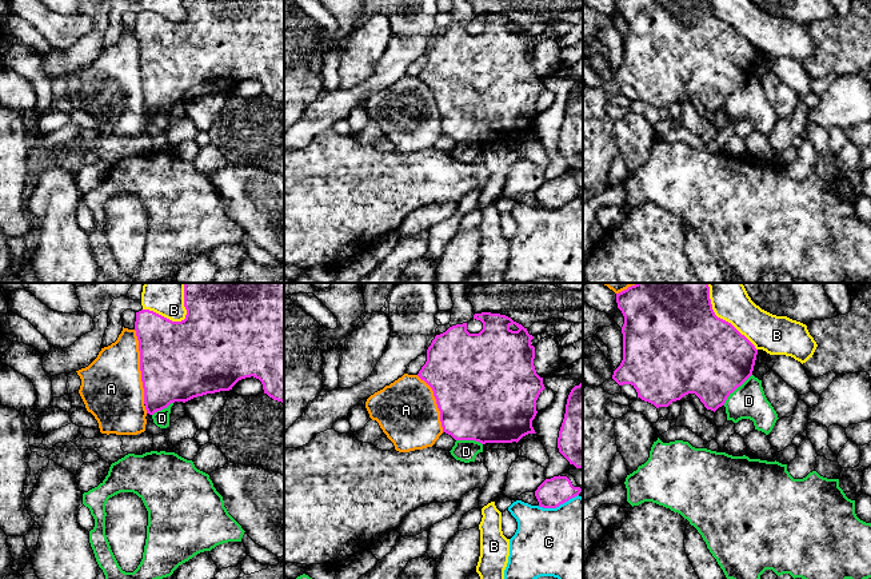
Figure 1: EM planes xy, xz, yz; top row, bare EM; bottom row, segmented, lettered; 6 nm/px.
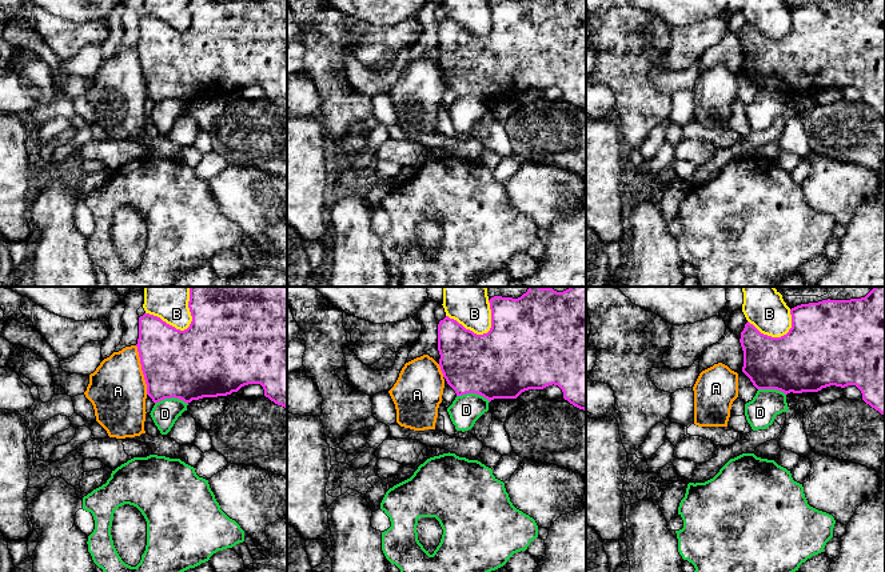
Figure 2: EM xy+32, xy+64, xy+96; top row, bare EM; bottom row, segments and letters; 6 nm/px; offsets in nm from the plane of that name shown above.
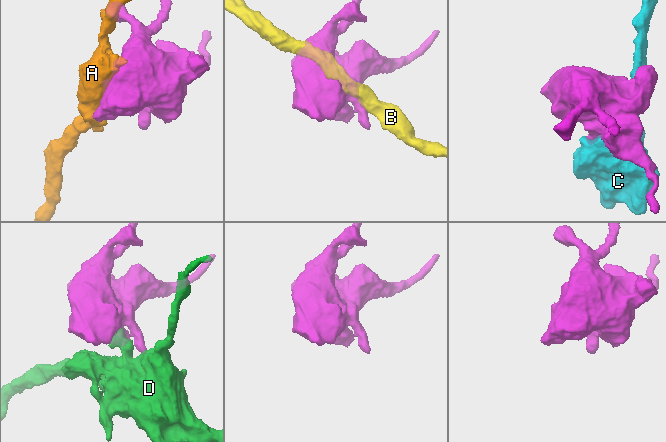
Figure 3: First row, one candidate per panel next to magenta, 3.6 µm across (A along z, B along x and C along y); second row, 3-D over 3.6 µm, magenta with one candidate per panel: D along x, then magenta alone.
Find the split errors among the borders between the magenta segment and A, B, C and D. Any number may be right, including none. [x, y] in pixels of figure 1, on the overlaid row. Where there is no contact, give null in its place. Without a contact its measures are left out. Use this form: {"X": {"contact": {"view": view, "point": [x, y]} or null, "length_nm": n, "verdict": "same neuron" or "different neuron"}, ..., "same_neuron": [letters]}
{"A": {"contact": {"view": "xy", "point": [140, 367]}, "length_nm": 460, "verdict": "different neuron"}, "B": {"contact": {"view": "xy", "point": [182, 320]}, "length_nm": 300, "verdict": "different neuron"}, "C": {"contact": {"view": "xz", "point": [558, 506]}, "length_nm": 260, "verdict": "different neuron"}, "D": {"contact": {"view": "yz", "point": [735, 388]}, "length_nm": 260, "verdict": "different neuron"}, "same_neuron": []}

